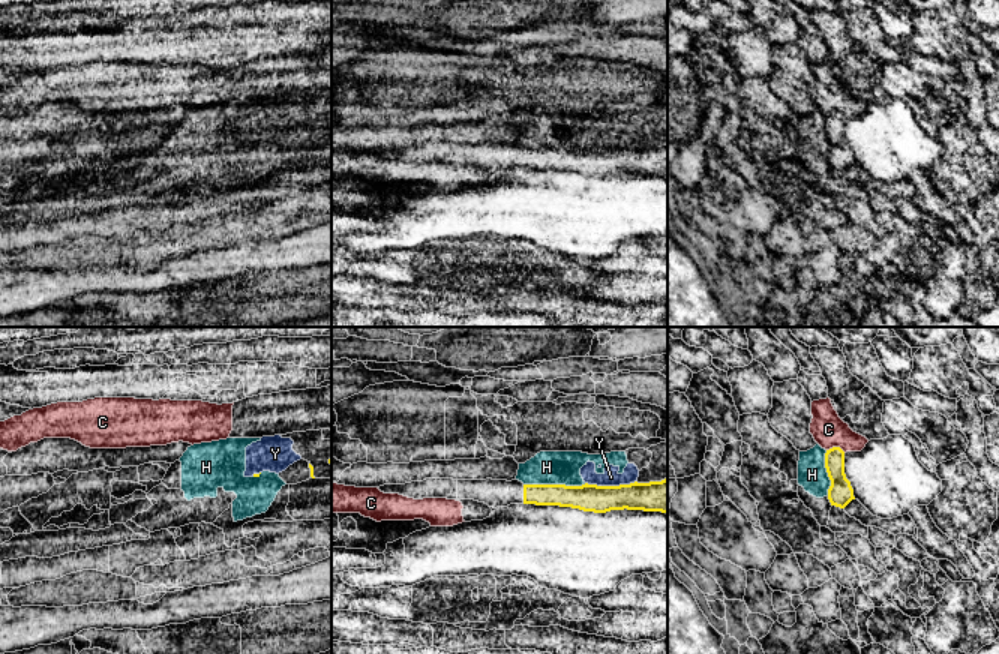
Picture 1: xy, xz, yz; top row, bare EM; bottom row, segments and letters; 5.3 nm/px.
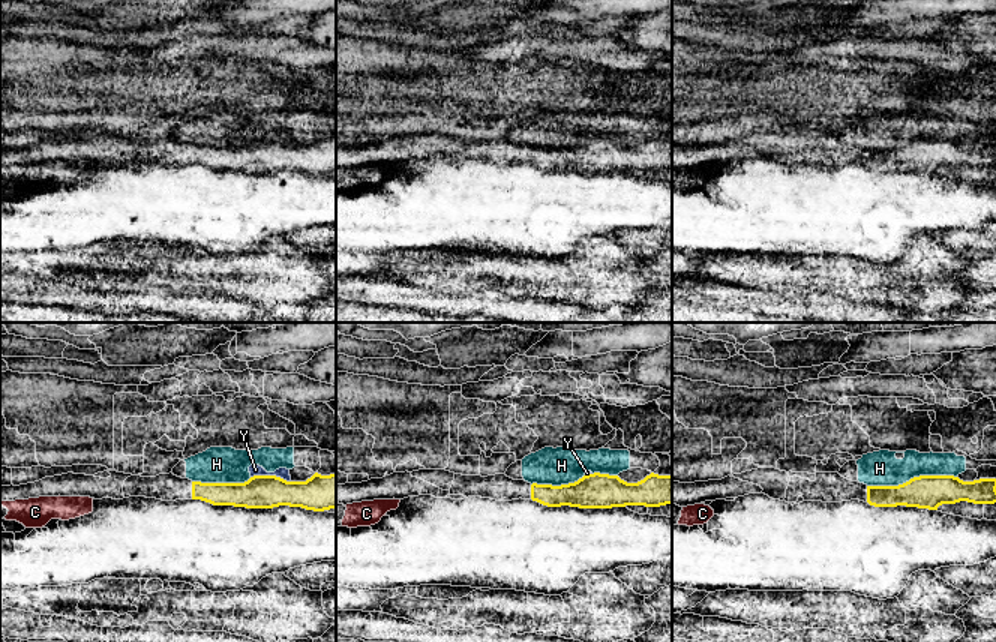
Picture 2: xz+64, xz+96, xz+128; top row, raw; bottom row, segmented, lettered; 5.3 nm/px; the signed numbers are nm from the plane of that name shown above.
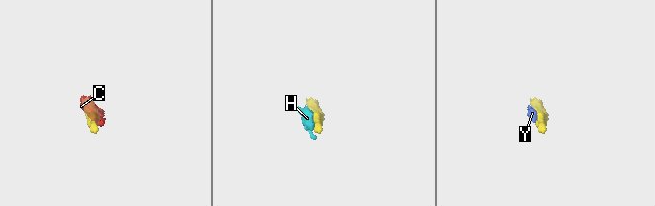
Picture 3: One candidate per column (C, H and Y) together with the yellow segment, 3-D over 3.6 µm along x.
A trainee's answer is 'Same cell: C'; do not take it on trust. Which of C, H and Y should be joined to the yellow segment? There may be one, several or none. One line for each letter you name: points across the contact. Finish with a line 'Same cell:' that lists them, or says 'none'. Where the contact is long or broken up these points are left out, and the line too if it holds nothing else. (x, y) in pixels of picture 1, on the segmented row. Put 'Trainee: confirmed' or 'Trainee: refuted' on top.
Trainee: refuted
Same cell: none

